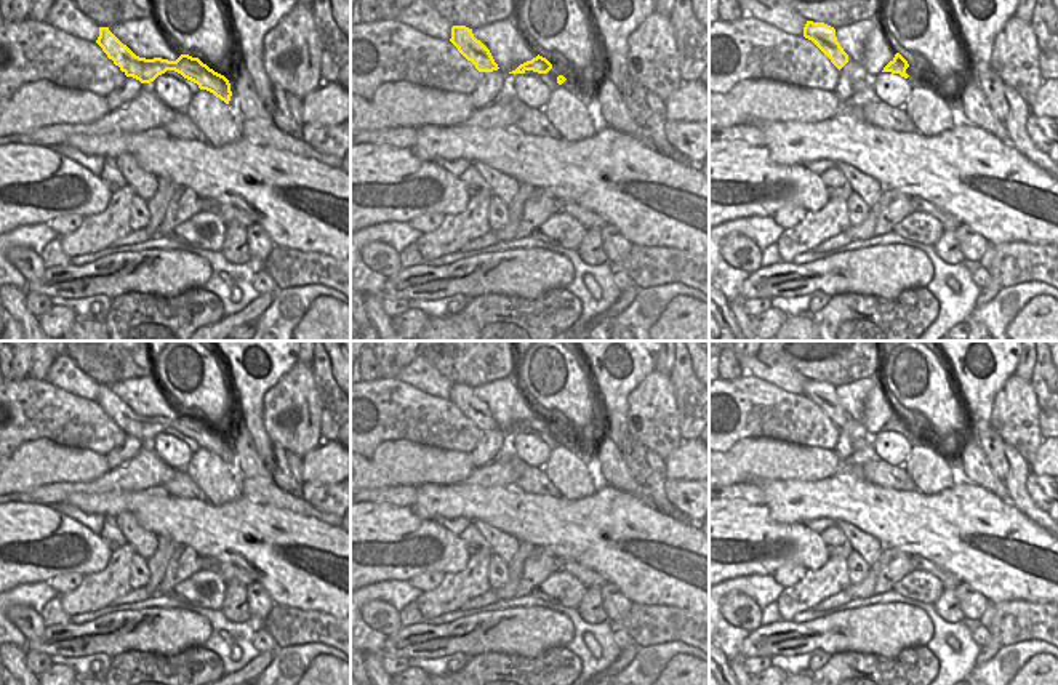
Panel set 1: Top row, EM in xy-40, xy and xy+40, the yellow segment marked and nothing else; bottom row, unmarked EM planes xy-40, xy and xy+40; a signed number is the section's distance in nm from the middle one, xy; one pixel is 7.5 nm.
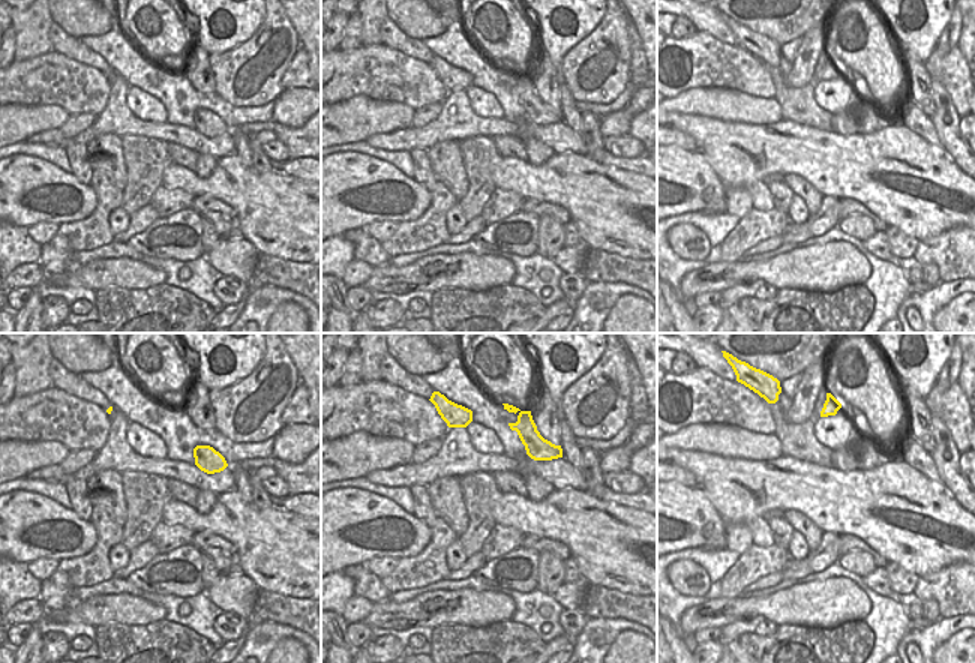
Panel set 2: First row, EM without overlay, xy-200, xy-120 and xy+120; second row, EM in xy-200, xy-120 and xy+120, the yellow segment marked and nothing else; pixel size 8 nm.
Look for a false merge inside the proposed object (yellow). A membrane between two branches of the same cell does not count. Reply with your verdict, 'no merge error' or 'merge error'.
merge error

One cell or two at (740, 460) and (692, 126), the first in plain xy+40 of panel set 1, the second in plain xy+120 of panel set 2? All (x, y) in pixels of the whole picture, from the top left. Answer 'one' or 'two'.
two

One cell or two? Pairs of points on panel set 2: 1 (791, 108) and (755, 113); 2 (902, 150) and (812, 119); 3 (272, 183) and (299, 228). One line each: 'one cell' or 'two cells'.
1: two cells
2: two cells
3: one cell

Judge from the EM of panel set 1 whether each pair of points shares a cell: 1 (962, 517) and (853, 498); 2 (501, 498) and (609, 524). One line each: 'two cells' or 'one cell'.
1: one cell
2: one cell

